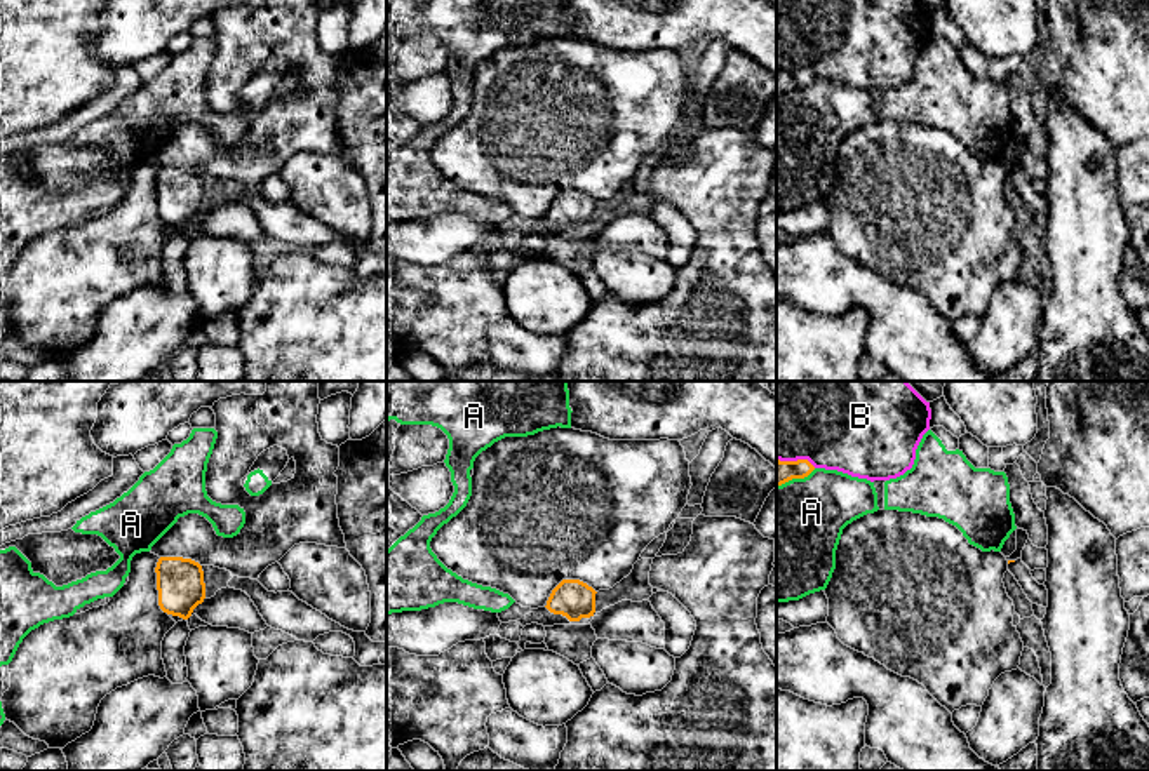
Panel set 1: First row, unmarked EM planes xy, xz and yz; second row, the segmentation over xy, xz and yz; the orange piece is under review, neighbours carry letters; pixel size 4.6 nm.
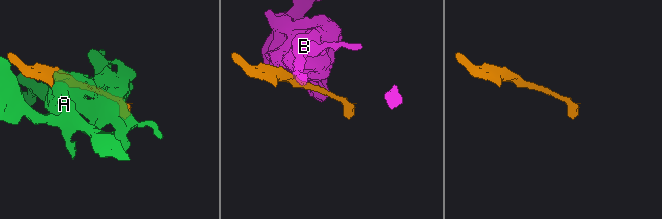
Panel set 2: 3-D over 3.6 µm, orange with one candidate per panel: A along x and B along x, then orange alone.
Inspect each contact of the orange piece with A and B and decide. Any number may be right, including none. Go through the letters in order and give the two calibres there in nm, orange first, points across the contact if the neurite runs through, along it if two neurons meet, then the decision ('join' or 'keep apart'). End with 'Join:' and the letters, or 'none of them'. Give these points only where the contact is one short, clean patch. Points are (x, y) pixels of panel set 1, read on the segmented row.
A: calibres 120 and 440 nm; keep apart
B: calibres 120 and 500 nm; keep apart
Join: none of them

